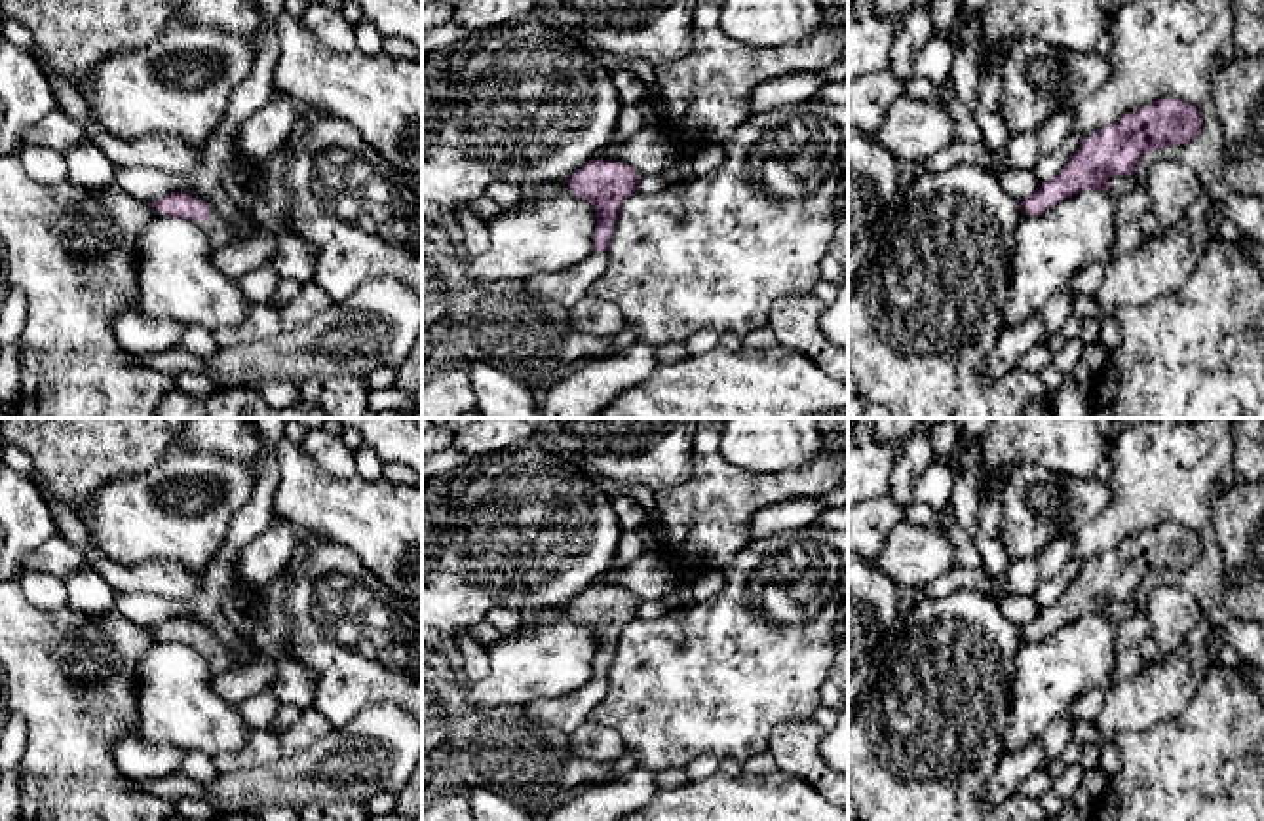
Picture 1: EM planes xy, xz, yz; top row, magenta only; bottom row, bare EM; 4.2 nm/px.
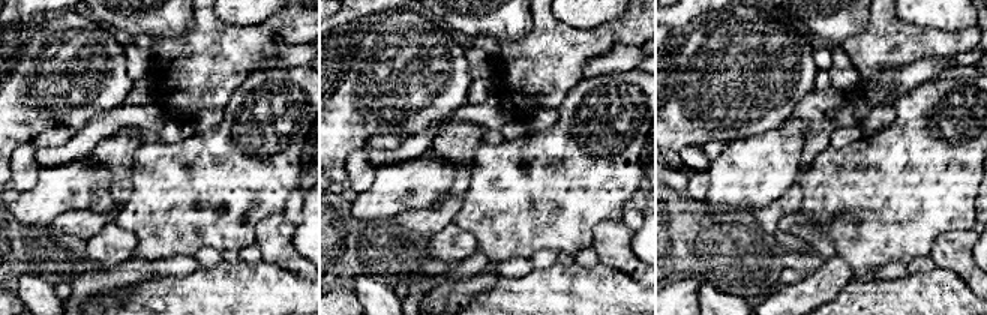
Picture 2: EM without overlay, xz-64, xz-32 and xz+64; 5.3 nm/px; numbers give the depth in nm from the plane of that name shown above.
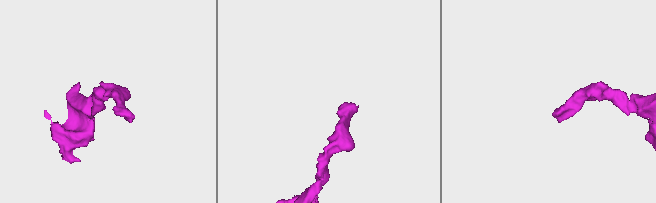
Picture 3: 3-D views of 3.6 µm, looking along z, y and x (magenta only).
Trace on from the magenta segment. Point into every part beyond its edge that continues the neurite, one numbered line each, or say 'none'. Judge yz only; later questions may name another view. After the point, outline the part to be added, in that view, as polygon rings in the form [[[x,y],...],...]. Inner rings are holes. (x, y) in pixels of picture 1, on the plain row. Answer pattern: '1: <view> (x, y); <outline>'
none

